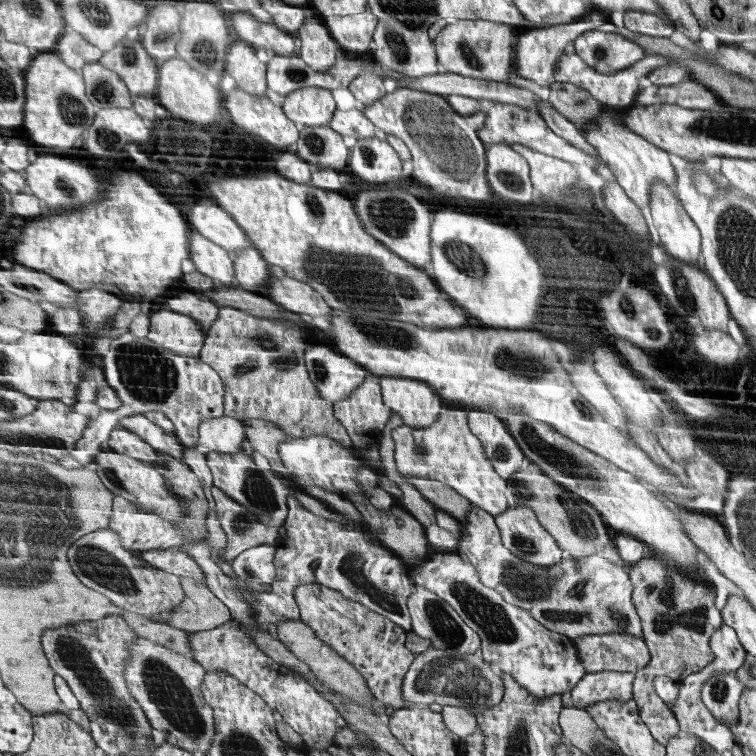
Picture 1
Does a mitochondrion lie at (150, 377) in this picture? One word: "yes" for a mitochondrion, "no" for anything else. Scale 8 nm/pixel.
yes

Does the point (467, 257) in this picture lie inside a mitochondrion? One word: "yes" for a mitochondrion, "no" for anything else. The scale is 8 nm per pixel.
yes

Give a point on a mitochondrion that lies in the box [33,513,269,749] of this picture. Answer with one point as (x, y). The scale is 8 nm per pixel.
(108, 705)

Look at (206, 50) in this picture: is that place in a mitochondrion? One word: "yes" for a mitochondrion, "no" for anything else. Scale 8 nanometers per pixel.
yes

